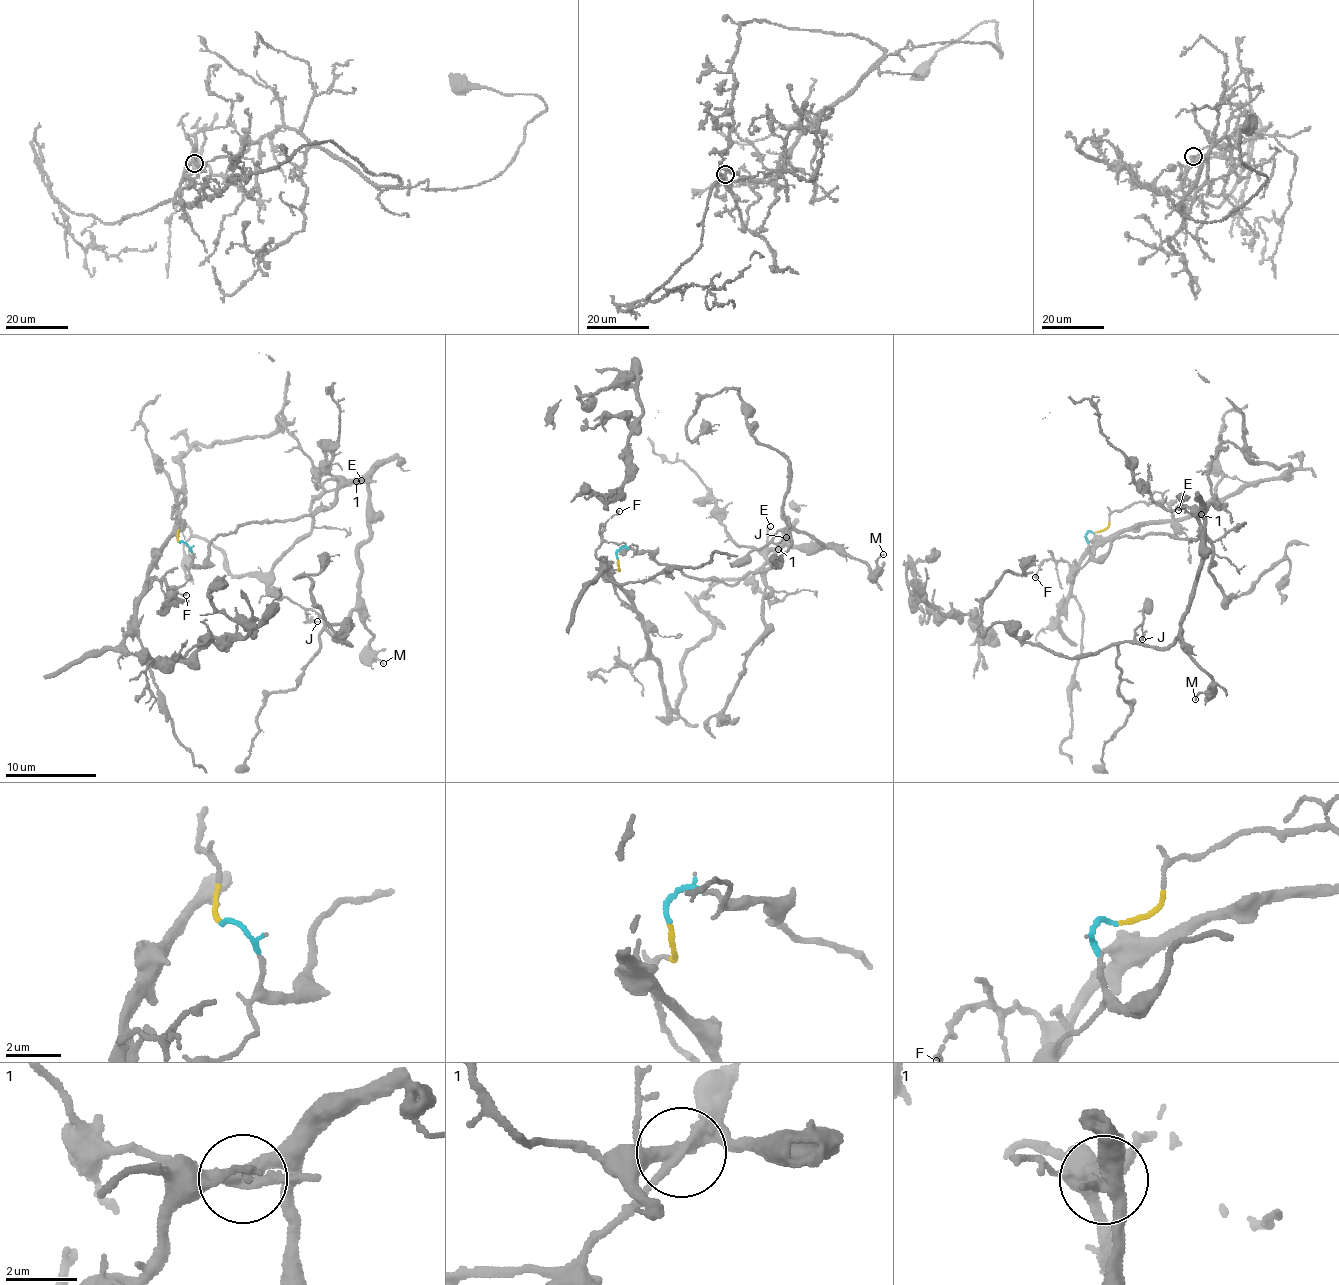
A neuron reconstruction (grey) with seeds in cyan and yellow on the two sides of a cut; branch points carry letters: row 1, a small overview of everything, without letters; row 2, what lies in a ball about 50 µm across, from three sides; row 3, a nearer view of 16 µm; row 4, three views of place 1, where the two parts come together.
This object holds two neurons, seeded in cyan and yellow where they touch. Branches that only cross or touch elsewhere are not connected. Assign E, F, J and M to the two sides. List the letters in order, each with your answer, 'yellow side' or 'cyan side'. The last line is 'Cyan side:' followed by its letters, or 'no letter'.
E: cyan side
F: yellow side
J: cyan side
M: cyan side
Cyan side: E, J, M

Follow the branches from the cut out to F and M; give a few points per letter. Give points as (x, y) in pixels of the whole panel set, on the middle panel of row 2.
F: (616, 558), (619, 570), (611, 575), (614, 592), (643, 619), (596, 556), (601, 540), (599, 529), (620, 511)
M: (616, 558), (648, 550), (740, 583), (771, 549), (824, 546), (871, 574), (882, 553)

